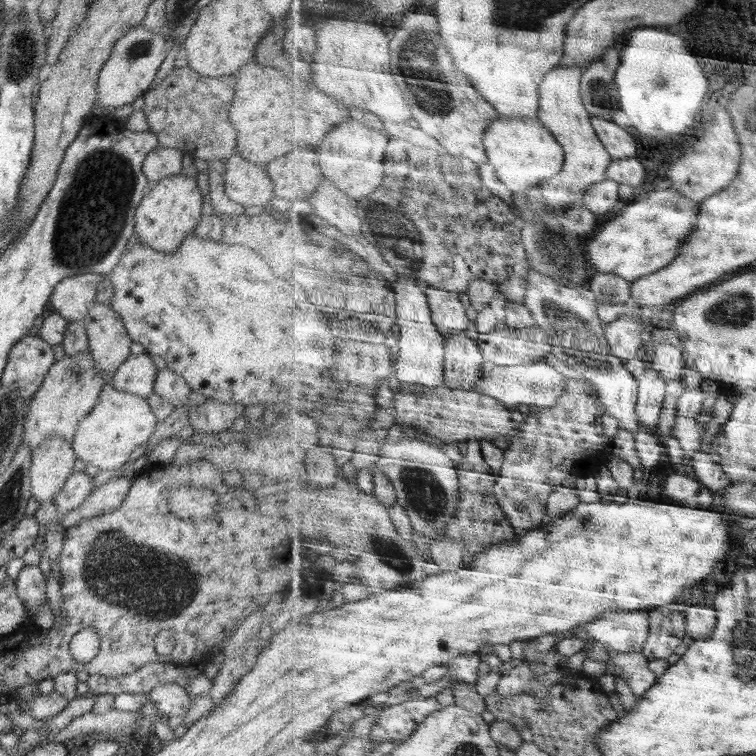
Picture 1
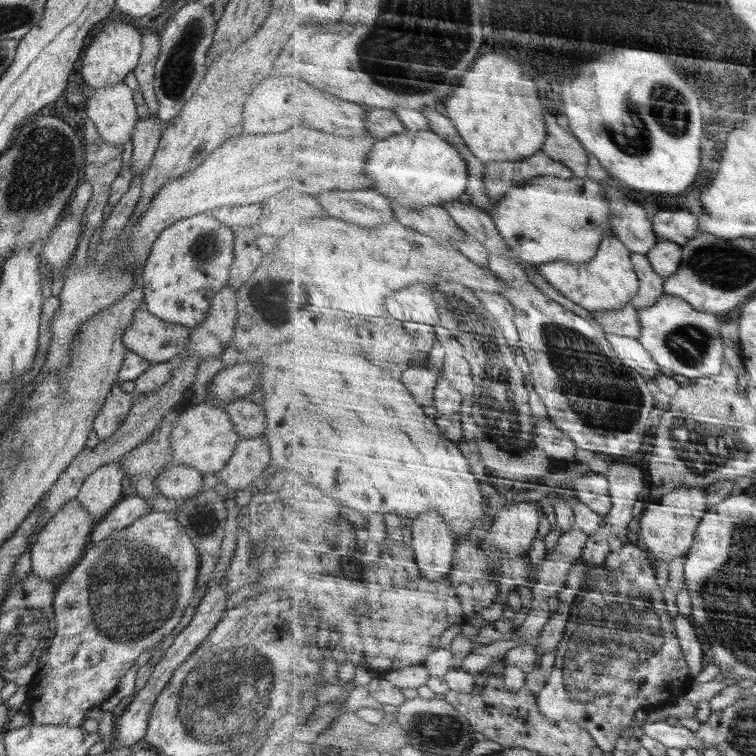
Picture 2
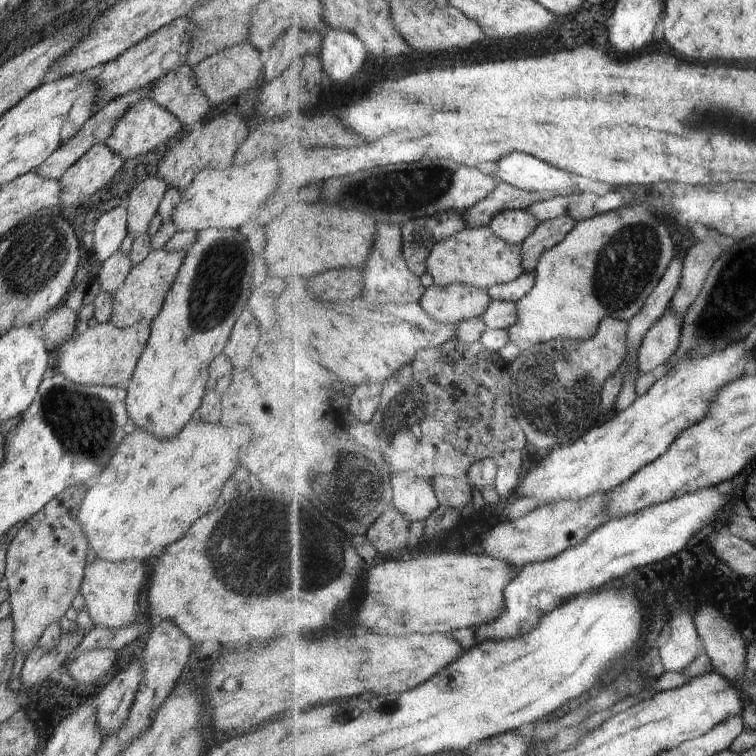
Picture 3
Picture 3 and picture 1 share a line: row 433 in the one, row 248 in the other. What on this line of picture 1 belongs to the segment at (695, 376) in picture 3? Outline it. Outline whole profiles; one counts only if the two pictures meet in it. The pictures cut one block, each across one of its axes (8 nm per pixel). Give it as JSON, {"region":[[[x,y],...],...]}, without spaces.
{"region":[[[672,186],[665,190],[653,190],[648,198],[623,205],[619,215],[607,220],[594,235],[588,237],[586,248],[592,265],[596,265],[598,272],[618,273],[632,282],[664,270],[679,258],[684,242],[698,226],[701,211],[702,202],[696,204]]]}

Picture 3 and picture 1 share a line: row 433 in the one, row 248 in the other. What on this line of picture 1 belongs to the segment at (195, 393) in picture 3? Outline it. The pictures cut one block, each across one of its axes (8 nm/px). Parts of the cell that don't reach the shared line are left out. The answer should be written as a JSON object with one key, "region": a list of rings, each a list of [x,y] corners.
{"region":[[[174,174],[151,183],[134,215],[134,232],[139,242],[156,252],[170,253],[180,248],[186,236],[195,234],[195,228],[203,215],[203,197],[196,180],[183,174]]]}

